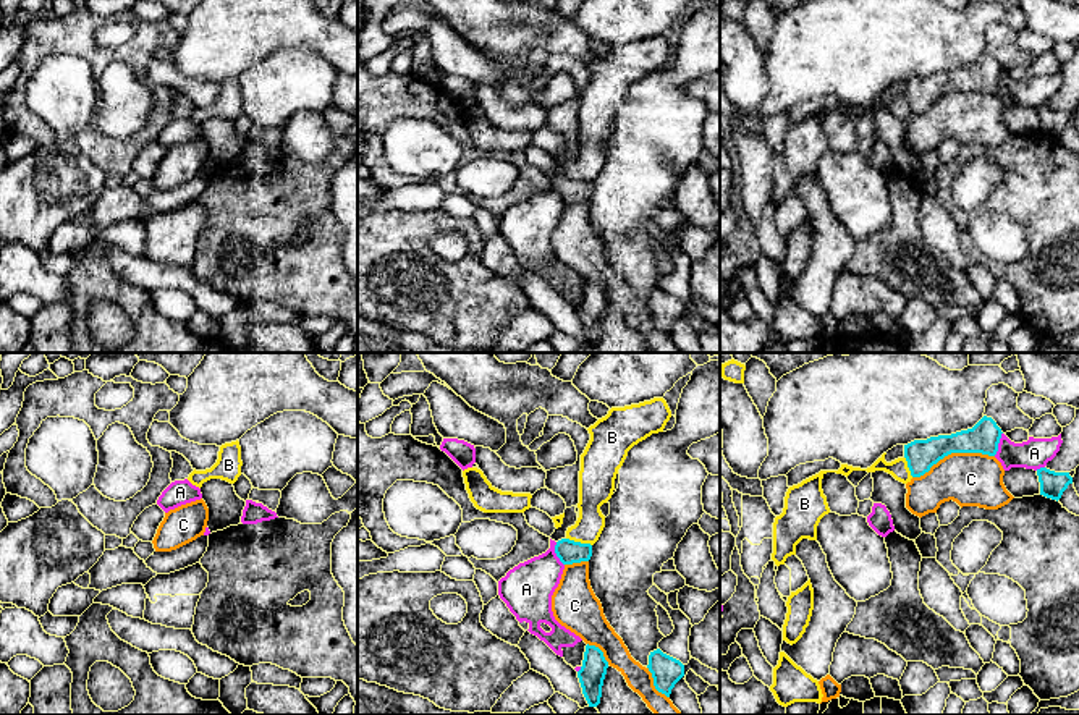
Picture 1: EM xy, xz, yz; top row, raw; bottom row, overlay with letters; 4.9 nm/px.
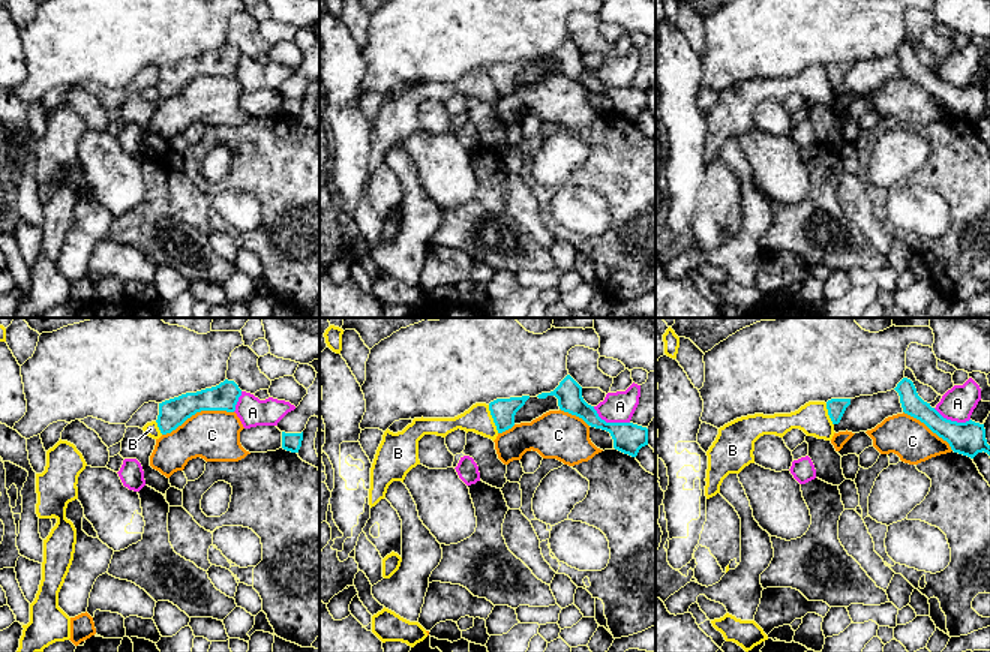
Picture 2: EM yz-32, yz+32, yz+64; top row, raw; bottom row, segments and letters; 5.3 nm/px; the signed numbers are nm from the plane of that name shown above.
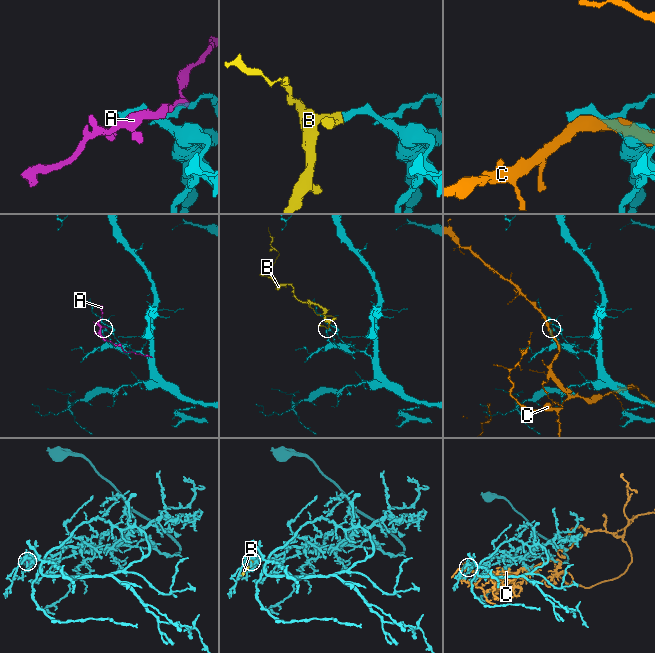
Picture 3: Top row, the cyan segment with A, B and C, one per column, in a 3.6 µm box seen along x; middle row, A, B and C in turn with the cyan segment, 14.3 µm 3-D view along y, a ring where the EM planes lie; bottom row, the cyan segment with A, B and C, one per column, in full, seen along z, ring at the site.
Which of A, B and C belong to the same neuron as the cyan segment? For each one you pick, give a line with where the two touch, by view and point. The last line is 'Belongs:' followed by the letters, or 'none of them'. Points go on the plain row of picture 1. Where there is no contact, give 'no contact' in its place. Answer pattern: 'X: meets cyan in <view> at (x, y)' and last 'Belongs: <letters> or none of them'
Belongs: none of them

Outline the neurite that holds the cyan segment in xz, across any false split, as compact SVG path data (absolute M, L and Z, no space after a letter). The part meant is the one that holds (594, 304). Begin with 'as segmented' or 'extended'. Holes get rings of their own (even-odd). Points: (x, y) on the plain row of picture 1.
as segmented | M587 281L578 315L589 345L597 345L600 341L607 306L608 299L605 298L603 290L599 285Z

